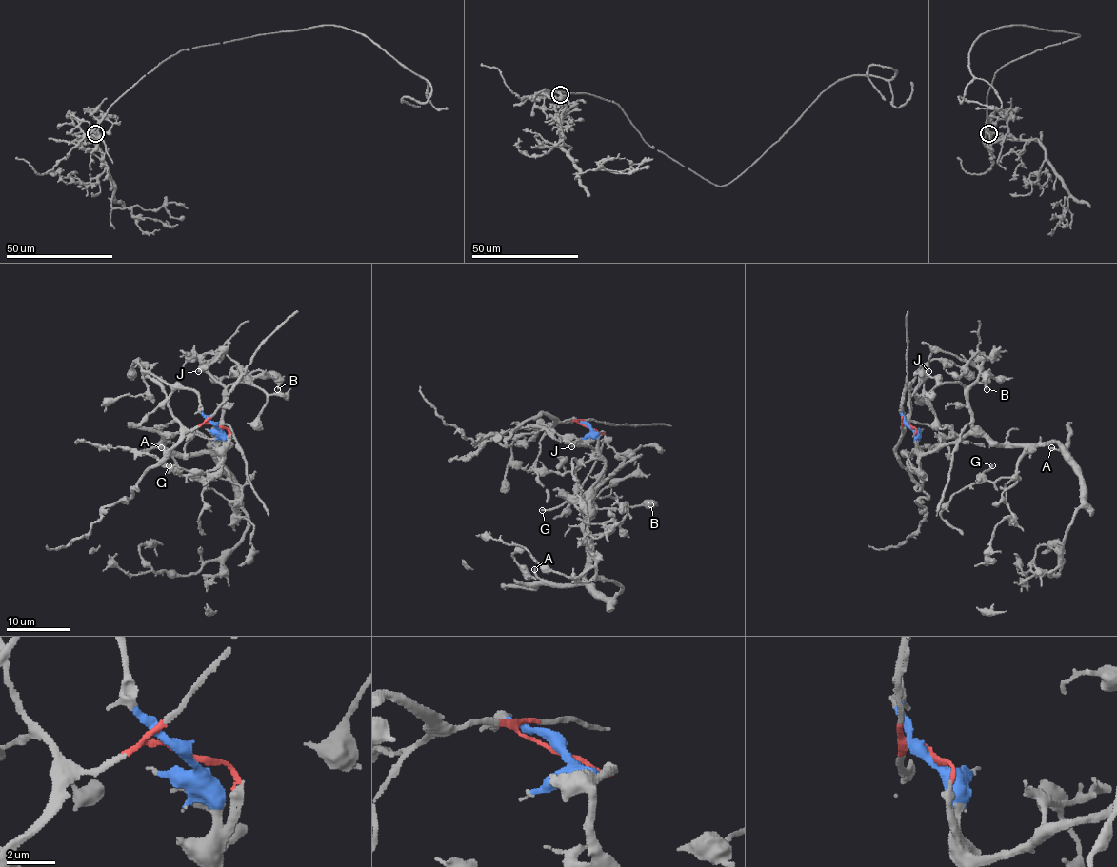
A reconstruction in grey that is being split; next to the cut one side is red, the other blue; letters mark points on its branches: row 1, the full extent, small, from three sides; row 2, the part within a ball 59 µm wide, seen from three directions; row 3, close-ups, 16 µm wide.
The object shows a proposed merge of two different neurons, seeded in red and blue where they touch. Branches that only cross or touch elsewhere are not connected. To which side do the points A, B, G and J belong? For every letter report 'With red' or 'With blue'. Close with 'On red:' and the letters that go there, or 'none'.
A: With blue
B: With blue
G: With blue
J: With blue
On red: none

